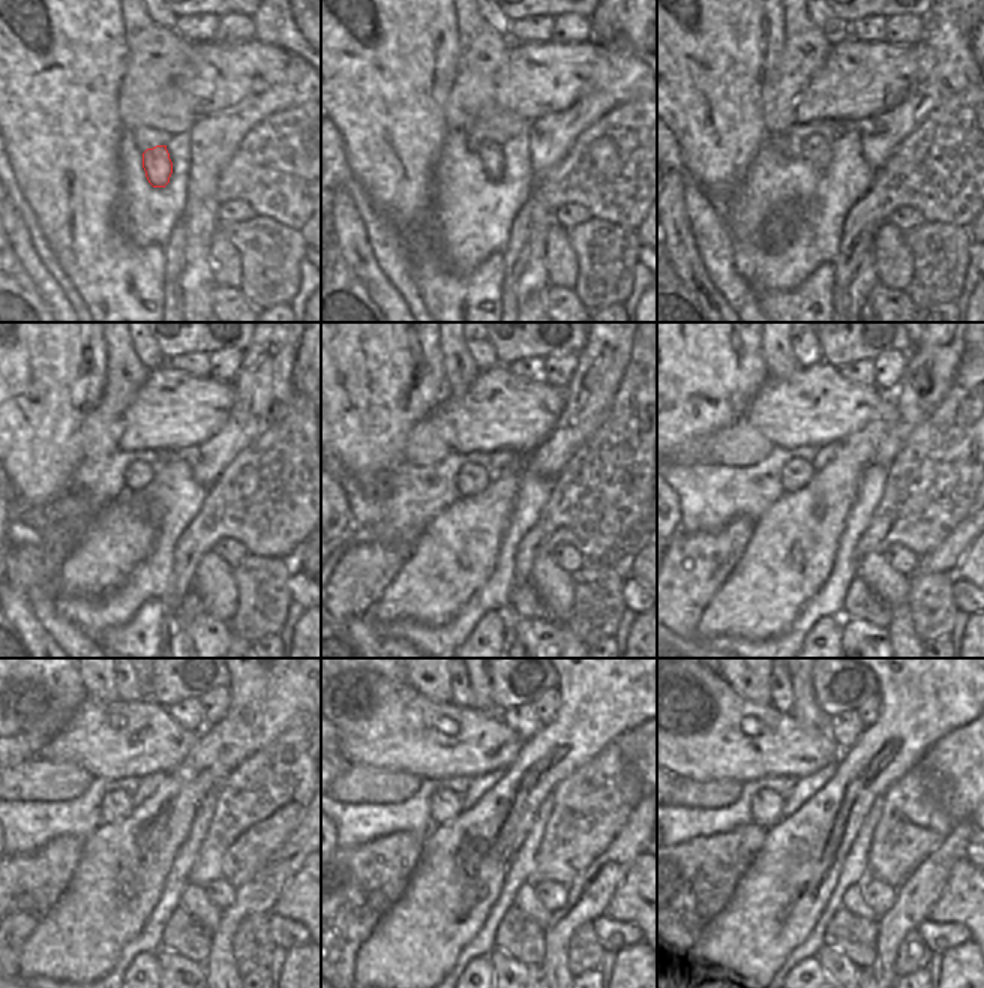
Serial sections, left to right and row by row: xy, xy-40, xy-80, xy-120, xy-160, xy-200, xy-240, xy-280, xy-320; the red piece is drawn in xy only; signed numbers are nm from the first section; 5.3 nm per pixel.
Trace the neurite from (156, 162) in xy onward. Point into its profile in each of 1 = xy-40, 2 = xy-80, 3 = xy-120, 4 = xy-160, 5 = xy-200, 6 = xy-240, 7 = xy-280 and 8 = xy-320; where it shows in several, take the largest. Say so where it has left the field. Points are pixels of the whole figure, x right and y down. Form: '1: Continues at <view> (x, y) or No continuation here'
1: Continues at xy-40 (491, 156)
2: Continues at xy-80 (816, 150)
3: Continues at xy-120 (138, 476)
4: Continues at xy-160 (473, 477)
5: Continues at xy-200 (797, 473)
6: Continues at xy-240 (116, 805)
7: Continues at xy-280 (446, 804)
8: Continues at xy-320 (767, 804)

